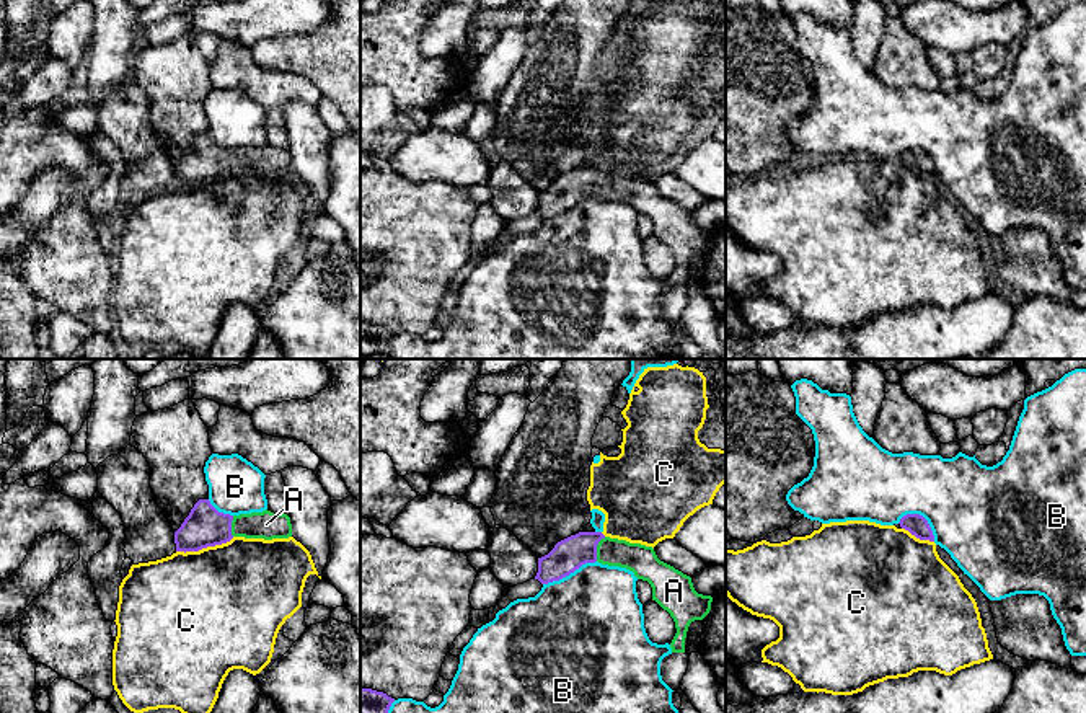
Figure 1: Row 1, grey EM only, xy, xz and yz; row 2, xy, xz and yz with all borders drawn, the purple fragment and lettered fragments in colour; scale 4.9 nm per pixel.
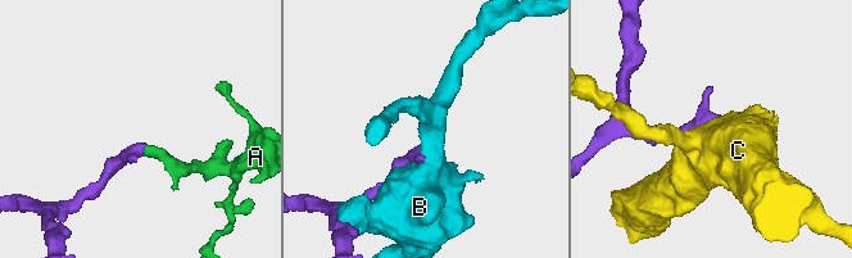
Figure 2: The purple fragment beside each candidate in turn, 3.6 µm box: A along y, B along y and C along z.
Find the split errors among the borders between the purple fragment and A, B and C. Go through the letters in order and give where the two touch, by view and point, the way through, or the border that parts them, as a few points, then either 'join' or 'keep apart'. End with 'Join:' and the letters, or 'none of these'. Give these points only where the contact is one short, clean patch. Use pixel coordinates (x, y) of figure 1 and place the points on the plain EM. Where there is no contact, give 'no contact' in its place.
A: meets purple in xz at (595, 183); runs through xz (568, 190), (579, 183), (595, 183), (620, 186), (641, 194); join
B: meets purple in xz at (569, 208); keep apart
C: meets purple in xy at (204, 181); keep apart
Join: A

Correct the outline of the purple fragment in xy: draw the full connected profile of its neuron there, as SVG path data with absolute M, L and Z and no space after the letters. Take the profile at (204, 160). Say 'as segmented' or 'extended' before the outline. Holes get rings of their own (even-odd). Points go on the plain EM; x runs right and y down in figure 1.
extended; M199 134L174 166L176 186L199 186L230 176L233 171L245 173L289 173L292 158L287 148L271 145L230 150L219 147L209 134Z

